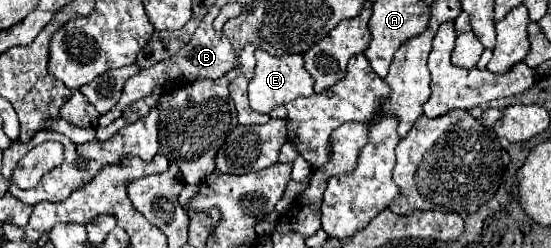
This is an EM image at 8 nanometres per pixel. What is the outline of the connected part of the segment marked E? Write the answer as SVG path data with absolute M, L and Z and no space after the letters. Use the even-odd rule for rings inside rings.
M255 50L257 66L255 76L249 82L249 104L253 110L261 114L269 114L275 106L287 104L299 96L311 96L313 94L313 78L303 68L303 56L301 54L285 54L285 56L271 56L265 50Z

